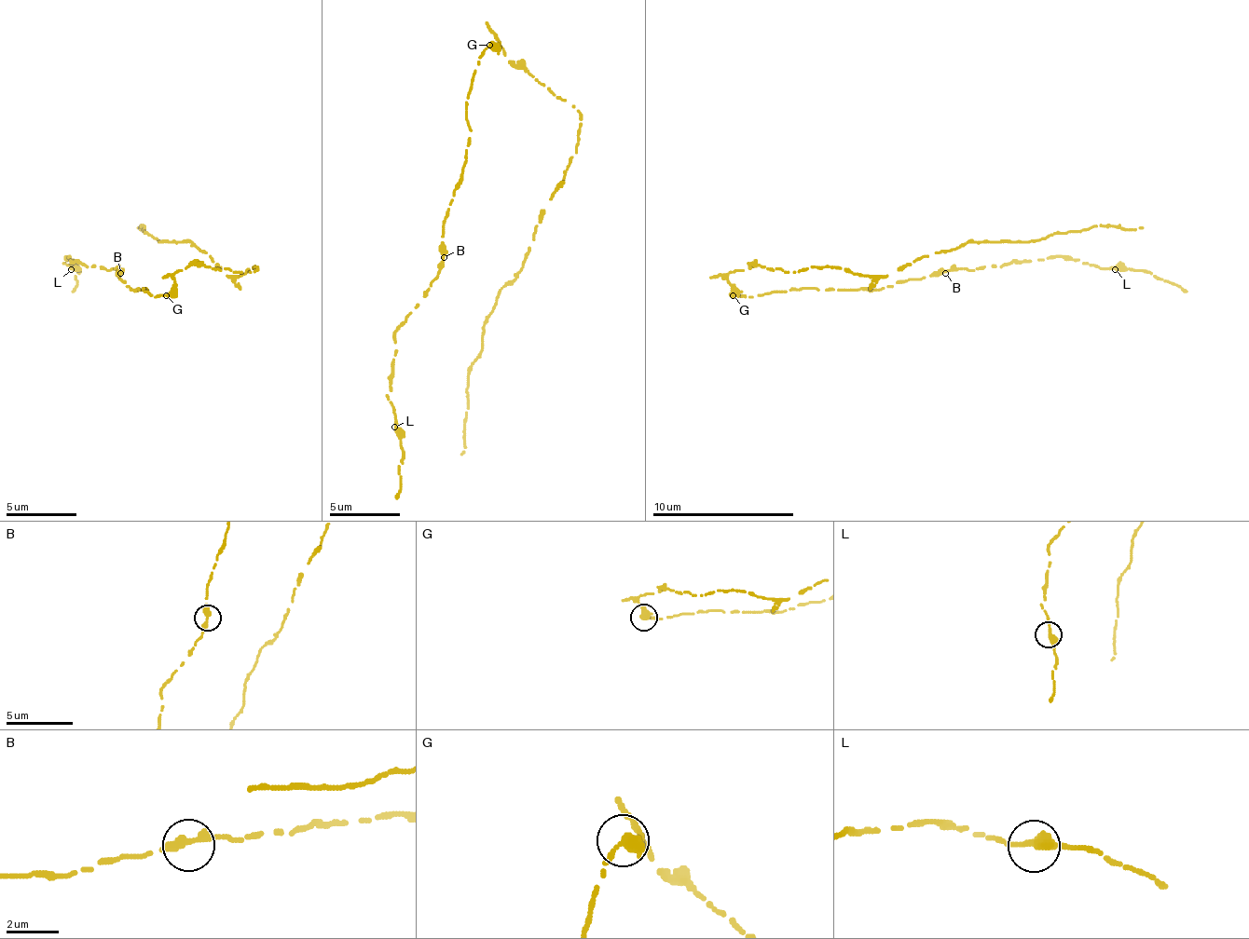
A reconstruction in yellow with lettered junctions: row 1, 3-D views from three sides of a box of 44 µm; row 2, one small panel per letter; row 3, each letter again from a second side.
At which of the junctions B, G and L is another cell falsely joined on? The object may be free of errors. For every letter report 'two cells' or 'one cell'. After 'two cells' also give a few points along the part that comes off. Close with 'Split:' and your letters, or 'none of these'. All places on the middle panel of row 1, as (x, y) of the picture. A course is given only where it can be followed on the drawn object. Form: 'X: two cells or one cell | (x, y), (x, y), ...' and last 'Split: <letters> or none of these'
B: one cell
G: two cells | (490, 44), (497, 40), (512, 65), (575, 108), (579, 143), (518, 275), (500, 289), (483, 328), (461, 455)
L: one cell
Split: G

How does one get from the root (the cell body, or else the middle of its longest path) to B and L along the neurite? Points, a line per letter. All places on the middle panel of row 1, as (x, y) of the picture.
B: (497, 44), (483, 51), (465, 101), (469, 147), (461, 183), (444, 218), (440, 236), (444, 257)
L: (497, 44), (483, 51), (465, 101), (469, 147), (444, 218), (440, 271), (394, 334), (387, 395), (394, 427)

